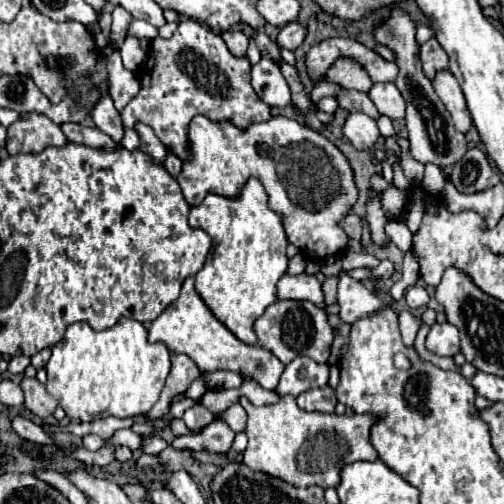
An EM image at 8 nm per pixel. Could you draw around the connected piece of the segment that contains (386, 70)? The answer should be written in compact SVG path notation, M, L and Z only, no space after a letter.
M366 51L360 61L364 63L368 75L372 77L372 81L394 81L396 75L398 75L398 69L396 69L396 63L390 63L390 61L384 61L384 59L378 59L378 55L374 51Z

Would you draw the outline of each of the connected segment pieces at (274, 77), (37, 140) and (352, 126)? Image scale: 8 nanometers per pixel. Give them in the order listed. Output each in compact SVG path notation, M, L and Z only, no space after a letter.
M264 59L258 65L252 65L252 87L256 95L274 107L286 107L292 103L290 87L276 63Z
M22 113L16 123L8 127L6 149L10 155L20 151L38 153L50 145L64 145L66 137L62 129L40 113Z
M362 111L348 113L342 125L342 133L356 149L368 149L380 137L376 121L368 115L362 115Z

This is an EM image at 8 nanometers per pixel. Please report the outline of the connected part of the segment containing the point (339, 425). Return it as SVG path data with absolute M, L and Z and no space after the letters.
M292 395L280 397L274 405L254 407L246 397L240 397L240 405L248 413L248 447L244 451L244 463L252 471L260 471L278 477L294 487L336 487L340 481L340 469L354 461L374 461L378 453L368 441L372 415L336 415L336 413L308 413L296 405Z

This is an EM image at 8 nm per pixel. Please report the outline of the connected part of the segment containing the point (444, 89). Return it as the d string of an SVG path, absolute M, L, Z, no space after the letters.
M448 69L438 71L438 75L434 77L434 91L440 97L440 101L444 103L444 107L450 111L456 129L466 133L472 125L472 119L466 109L466 99L460 89L460 83L454 79L454 75Z

